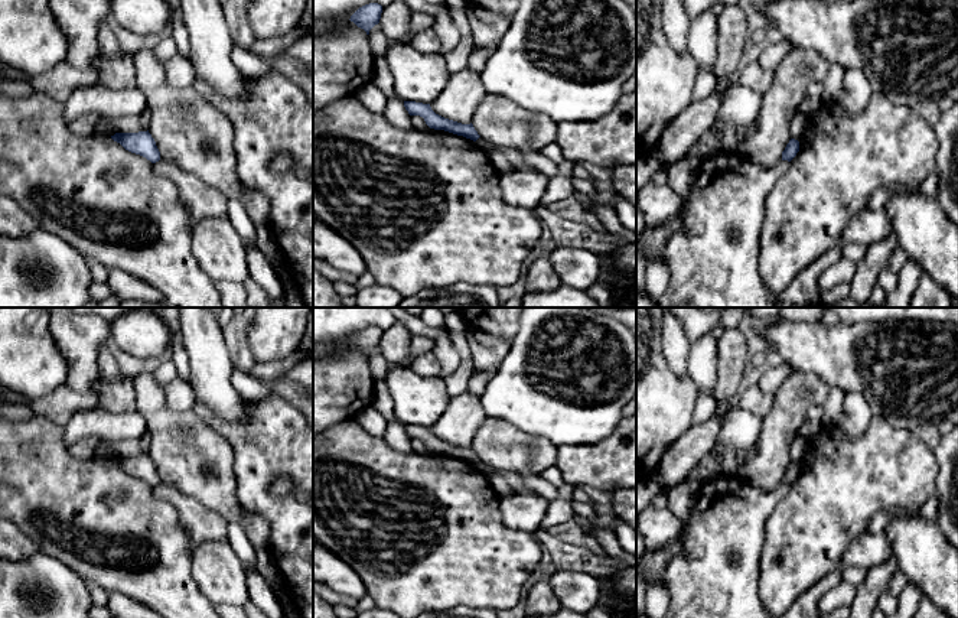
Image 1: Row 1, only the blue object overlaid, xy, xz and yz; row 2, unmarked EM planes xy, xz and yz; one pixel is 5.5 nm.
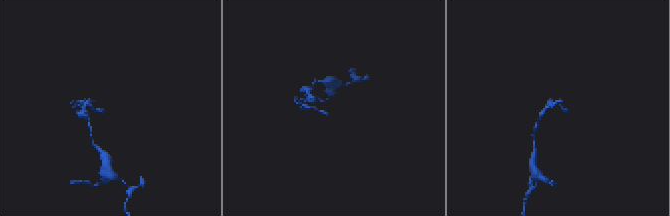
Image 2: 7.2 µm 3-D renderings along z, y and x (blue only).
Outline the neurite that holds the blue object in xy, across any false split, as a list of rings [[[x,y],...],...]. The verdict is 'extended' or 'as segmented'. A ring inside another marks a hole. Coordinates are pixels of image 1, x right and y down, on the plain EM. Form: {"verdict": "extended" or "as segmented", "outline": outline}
{"verdict": "as segmented", "outline": [[[149,453],[139,456],[115,456],[111,462],[120,466],[126,474],[140,478],[151,487],[160,484],[160,475]]]}

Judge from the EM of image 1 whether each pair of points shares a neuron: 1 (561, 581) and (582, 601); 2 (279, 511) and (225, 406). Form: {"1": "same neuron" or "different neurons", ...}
{"1": "same neuron", "2": "different neurons"}

